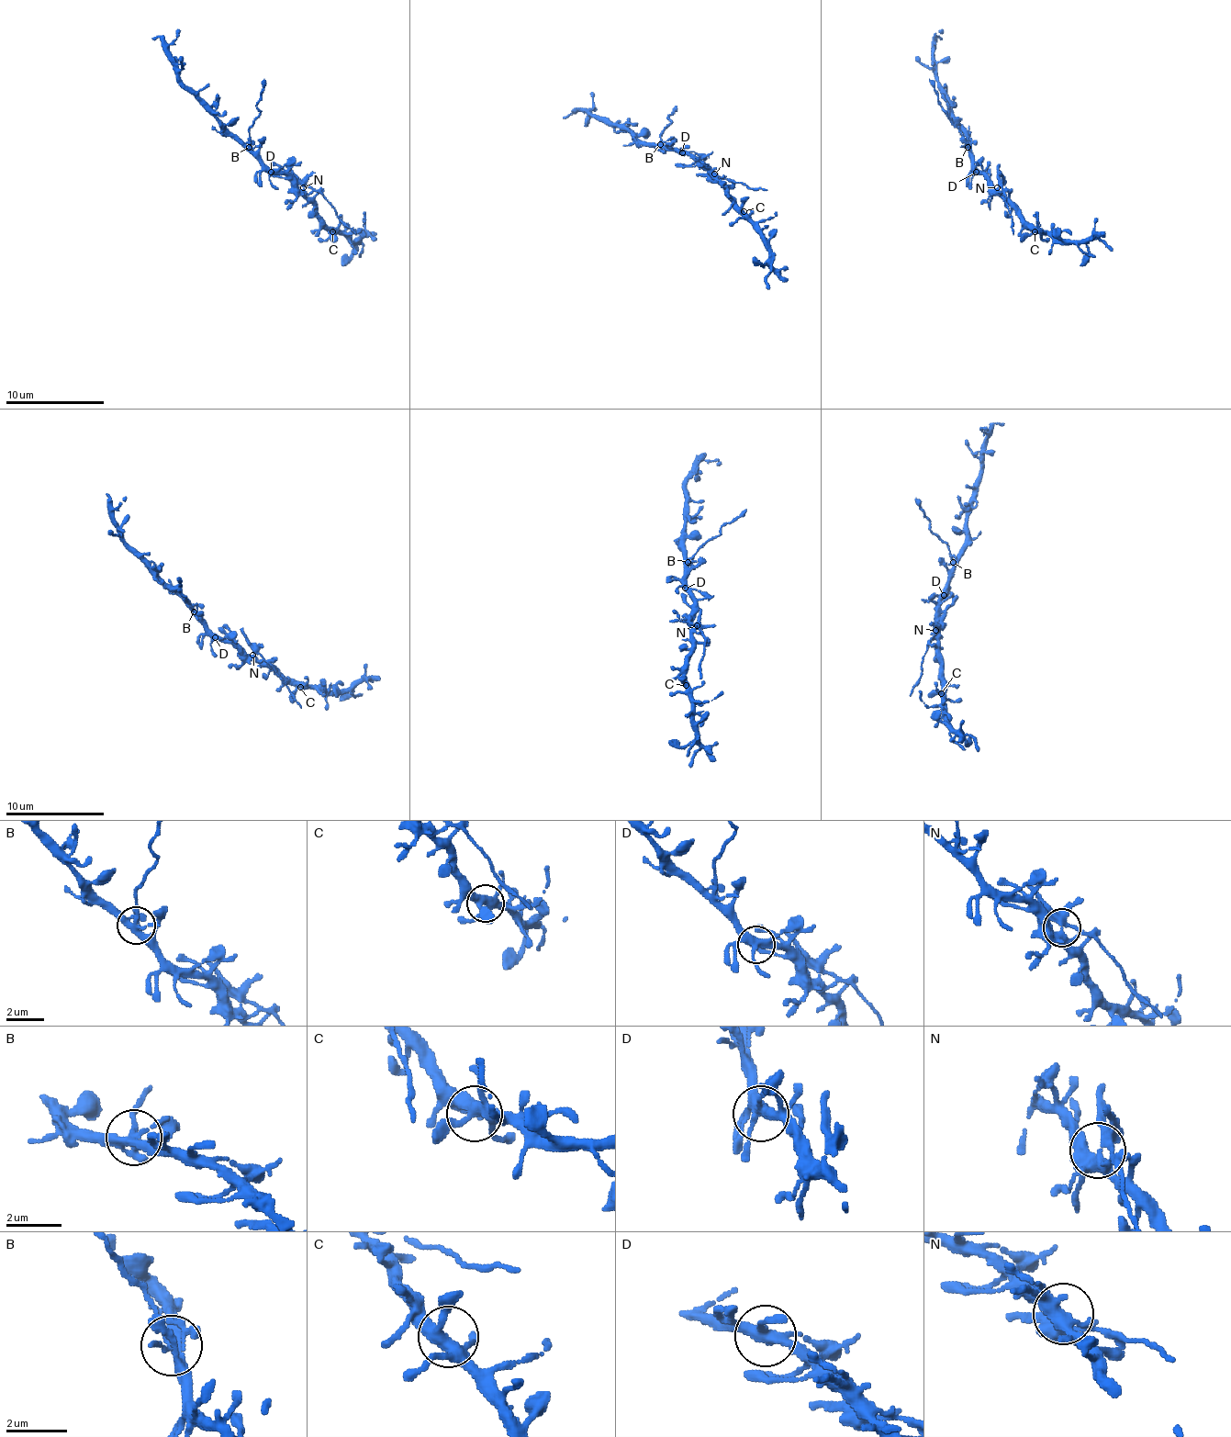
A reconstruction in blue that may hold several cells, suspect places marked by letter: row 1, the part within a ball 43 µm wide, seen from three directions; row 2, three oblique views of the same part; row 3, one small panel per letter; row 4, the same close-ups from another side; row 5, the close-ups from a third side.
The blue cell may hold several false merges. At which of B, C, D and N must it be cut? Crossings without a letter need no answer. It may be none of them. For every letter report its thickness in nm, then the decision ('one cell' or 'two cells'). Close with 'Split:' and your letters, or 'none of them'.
B: 300 nm | two cells
C: 380 nm | one cell
D: 340 nm | one cell
N: 400 nm | two cells
Split: B, N

